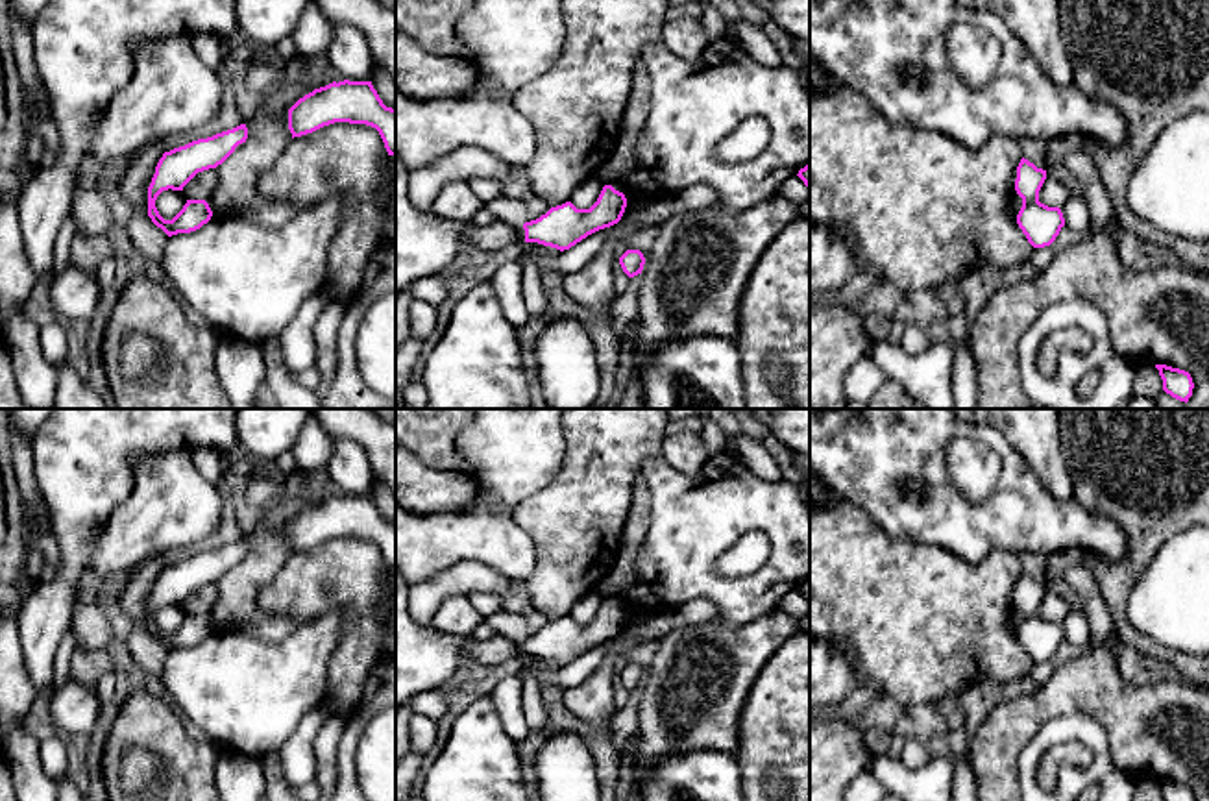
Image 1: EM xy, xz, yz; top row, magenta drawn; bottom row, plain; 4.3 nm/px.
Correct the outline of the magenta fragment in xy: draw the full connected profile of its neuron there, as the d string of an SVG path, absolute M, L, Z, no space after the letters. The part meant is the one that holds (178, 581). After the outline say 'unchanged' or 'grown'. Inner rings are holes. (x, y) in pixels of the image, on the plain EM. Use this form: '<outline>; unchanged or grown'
M240 538L233 544L165 566L148 601L148 631L152 636L168 651L190 647L207 638L213 625L205 614L187 614L172 635L165 635L159 629L155 614L163 605L183 605L198 586L222 579L246 553L248 542Z; unchanged

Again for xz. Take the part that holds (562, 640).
M604 599L590 623L577 623L571 616L551 622L536 635L514 640L519 657L538 657L569 664L588 649L617 638L625 627L627 612L612 599Z; grown

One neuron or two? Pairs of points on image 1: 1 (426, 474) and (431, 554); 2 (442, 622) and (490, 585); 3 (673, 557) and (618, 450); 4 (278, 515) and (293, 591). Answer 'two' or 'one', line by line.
1: two
2: two
3: two
4: two

